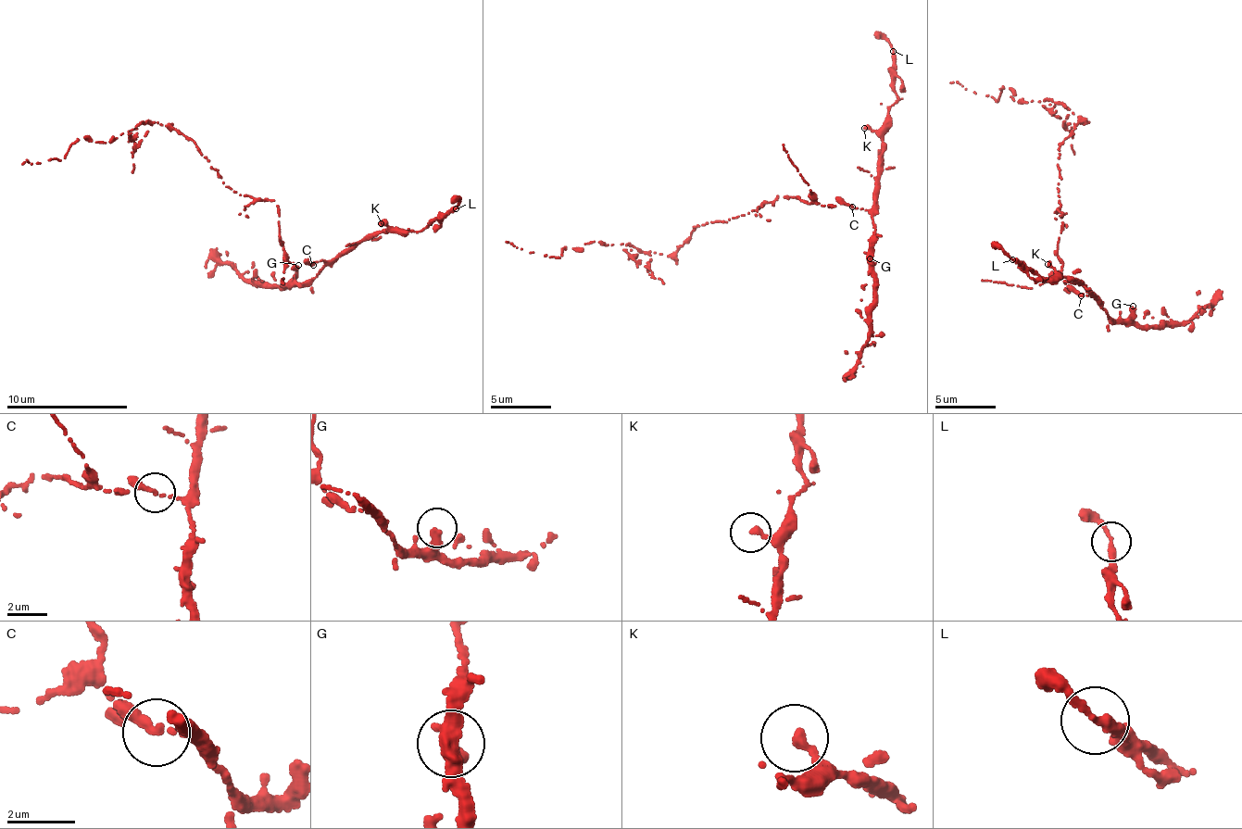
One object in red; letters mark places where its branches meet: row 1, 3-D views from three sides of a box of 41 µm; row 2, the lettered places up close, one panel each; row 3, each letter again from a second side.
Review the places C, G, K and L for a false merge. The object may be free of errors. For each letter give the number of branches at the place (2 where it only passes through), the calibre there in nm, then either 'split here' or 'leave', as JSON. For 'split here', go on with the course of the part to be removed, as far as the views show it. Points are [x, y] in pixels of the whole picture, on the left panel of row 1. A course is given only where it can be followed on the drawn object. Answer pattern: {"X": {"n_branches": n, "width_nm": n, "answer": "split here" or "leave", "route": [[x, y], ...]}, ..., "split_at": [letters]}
{"C": {"n_branches": 2, "width_nm": 240, "answer": "split here", "route": [[313, 264], [287, 257], [280, 208], [230, 189], [169, 124], [77, 139], [59, 161], [22, 164]]}, "G": {"n_branches": 1, "width_nm": 360, "answer": "leave"}, "K": {"n_branches": 1, "width_nm": 320, "answer": "leave"}, "L": {"n_branches": 2, "width_nm": 260, "answer": "leave"}, "split_at": ["C"]}

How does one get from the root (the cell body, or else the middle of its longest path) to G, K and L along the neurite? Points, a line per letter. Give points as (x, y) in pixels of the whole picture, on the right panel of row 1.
G: (1058, 204), (1064, 213), (1057, 257), (1071, 292), (1095, 298), (1115, 320), (1130, 316), (1133, 306)
K: (1058, 204), (1064, 213), (1057, 245), (1060, 277), (1071, 292), (1097, 299), (1047, 264)
L: (1058, 204), (1064, 213), (1057, 245), (1060, 277), (1071, 292), (1097, 299), (1072, 279), (1047, 282), (1013, 260)

